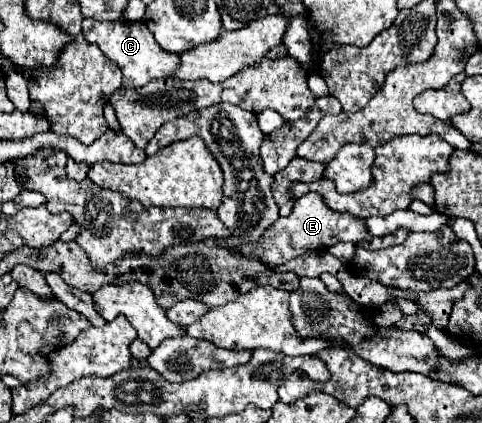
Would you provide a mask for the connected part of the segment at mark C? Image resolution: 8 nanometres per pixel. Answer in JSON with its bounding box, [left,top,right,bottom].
[83,19,181,89]

